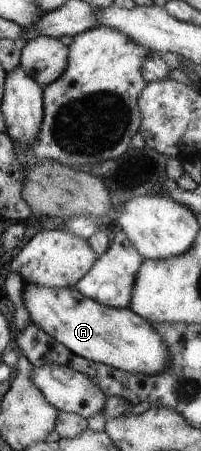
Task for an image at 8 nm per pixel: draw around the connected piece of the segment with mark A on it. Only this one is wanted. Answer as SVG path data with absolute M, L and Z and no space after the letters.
M25 284L22 301L32 324L45 331L59 344L79 358L87 359L128 373L157 374L168 366L170 352L155 334L147 320L132 313L129 308L109 308L84 297L76 288L51 288L40 284Z

